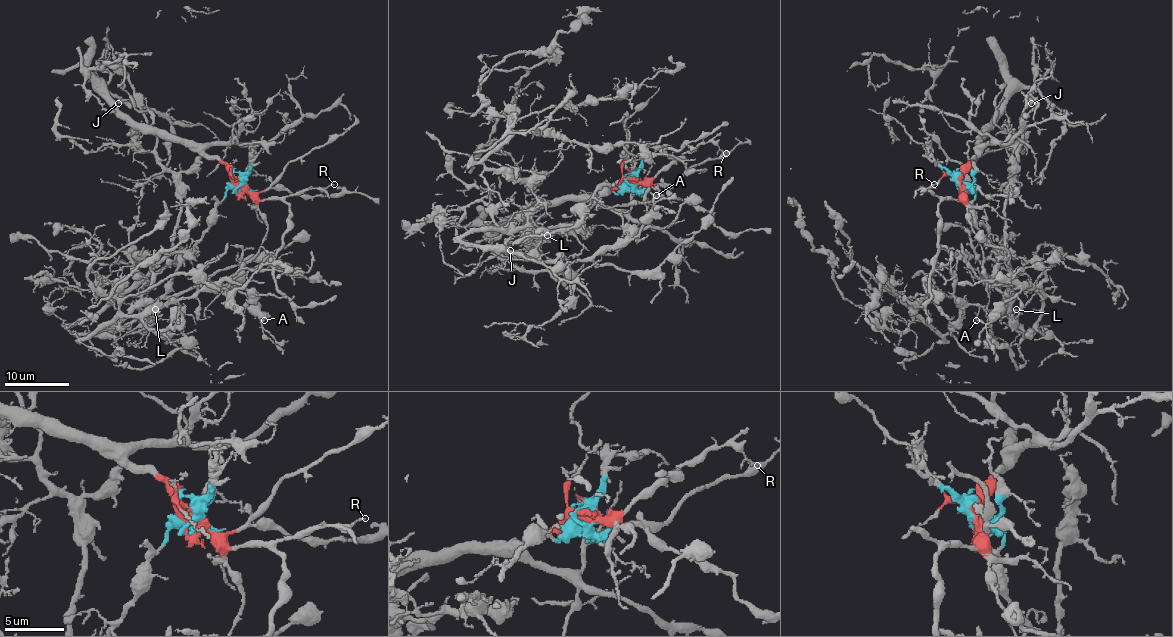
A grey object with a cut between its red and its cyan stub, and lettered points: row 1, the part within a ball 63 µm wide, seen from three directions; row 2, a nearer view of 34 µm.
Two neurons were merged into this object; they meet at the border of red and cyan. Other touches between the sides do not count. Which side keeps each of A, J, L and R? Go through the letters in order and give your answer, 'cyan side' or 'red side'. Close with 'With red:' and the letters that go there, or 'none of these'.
A: cyan side
J: cyan side
L: cyan side
R: red side
With red: R

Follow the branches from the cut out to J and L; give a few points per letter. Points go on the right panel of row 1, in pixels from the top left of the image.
J: (961, 181), (975, 194), (977, 229), (1004, 250), (1004, 201), (1022, 133), (1022, 111), (1031, 103)
L: (961, 181), (975, 194), (974, 225), (1004, 252), (1010, 279), (1009, 318), (1023, 337), (1015, 327), (1017, 310)

